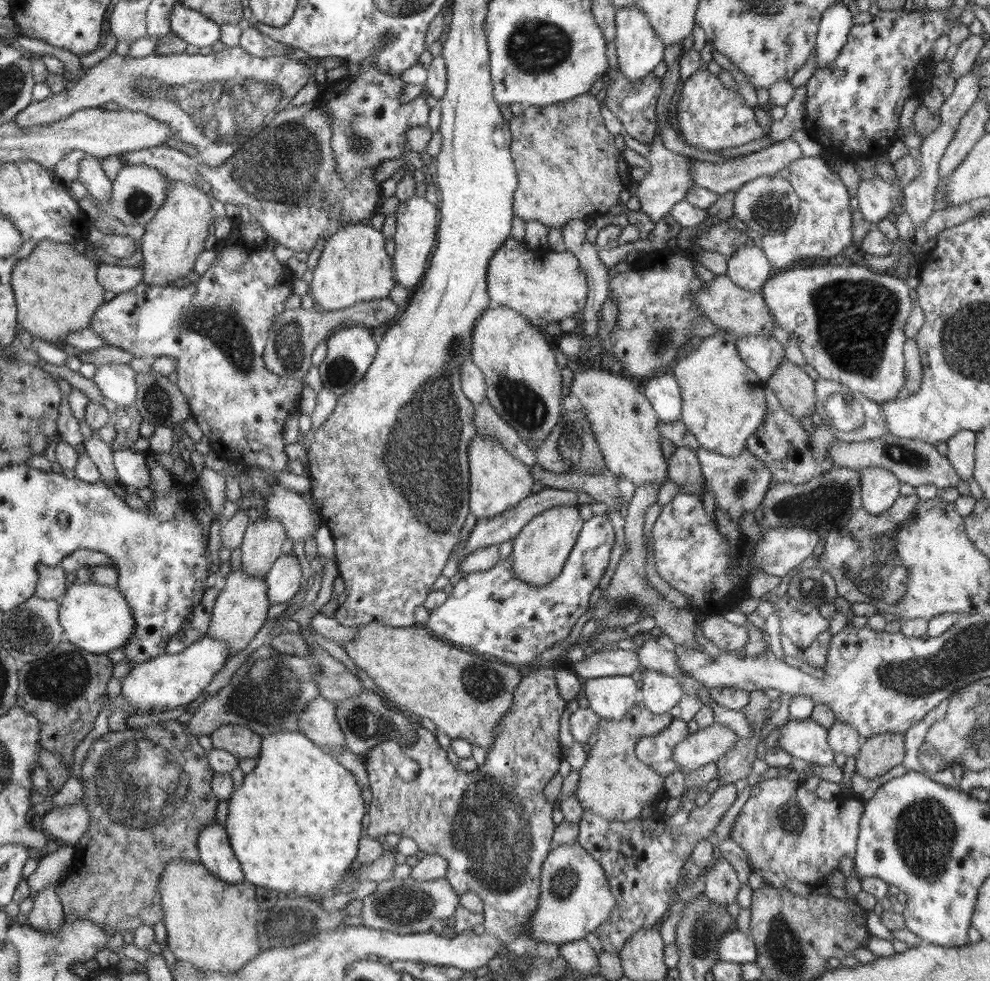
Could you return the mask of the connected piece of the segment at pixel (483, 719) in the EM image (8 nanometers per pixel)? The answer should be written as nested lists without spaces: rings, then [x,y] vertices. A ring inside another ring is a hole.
[[[376,622],[356,626],[357,638],[350,643],[340,643],[356,668],[360,667],[374,679],[376,686],[384,692],[384,698],[401,711],[406,711],[430,726],[435,726],[450,738],[467,740],[484,750],[494,744],[494,734],[502,718],[514,704],[514,692],[522,682],[522,673],[517,666],[499,660],[477,656],[462,651],[450,643],[434,638],[424,625],[392,628]]]

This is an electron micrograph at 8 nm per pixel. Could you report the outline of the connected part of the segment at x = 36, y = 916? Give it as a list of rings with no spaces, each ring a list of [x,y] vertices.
[[[48,886],[36,893],[34,909],[28,918],[28,925],[42,932],[58,932],[65,922],[65,915],[55,886]]]

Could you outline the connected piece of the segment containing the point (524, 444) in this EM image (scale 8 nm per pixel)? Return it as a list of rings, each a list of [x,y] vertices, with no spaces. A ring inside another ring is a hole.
[[[484,401],[476,407],[474,425],[477,434],[482,439],[495,441],[508,454],[529,467],[536,464],[534,443],[523,440],[516,430],[513,430],[512,426],[496,413],[488,401]]]

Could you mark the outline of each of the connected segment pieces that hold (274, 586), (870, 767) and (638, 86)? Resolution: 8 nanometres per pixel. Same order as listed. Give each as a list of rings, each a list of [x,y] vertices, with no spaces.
[[[282,554],[276,558],[274,566],[265,576],[270,605],[288,602],[300,590],[302,569],[294,554]]]
[[[882,733],[863,739],[856,756],[855,772],[866,779],[876,779],[898,766],[906,756],[902,733]]]
[[[622,72],[617,74],[617,78],[606,88],[604,98],[606,106],[616,114],[616,118],[622,123],[623,129],[638,142],[650,144],[654,142],[656,130],[658,130],[658,116],[656,115],[656,104],[658,96],[662,91],[661,78],[650,73],[646,79],[632,82],[626,78]]]

